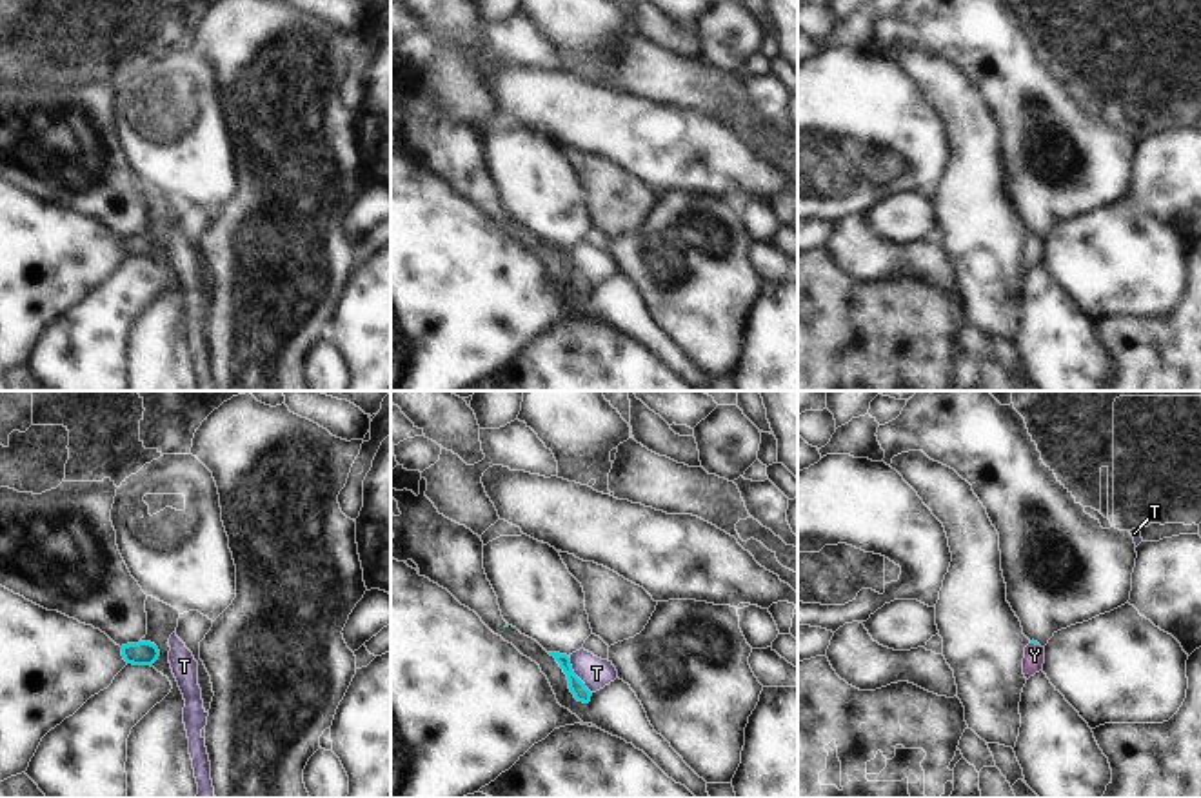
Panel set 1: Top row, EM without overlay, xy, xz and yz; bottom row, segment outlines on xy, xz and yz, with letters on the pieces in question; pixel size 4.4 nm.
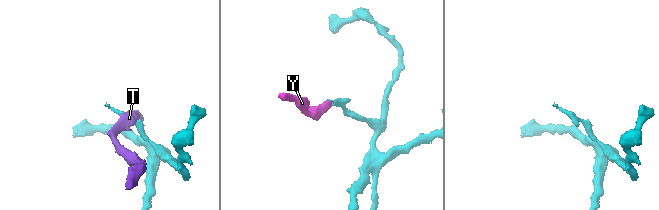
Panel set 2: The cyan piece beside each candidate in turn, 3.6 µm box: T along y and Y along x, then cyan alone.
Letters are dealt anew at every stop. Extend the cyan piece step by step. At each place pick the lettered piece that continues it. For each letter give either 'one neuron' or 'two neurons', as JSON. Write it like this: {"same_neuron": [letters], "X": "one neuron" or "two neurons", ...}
{"same_neuron": ["Y"], "T": "two neurons", "Y": "one neuron"}

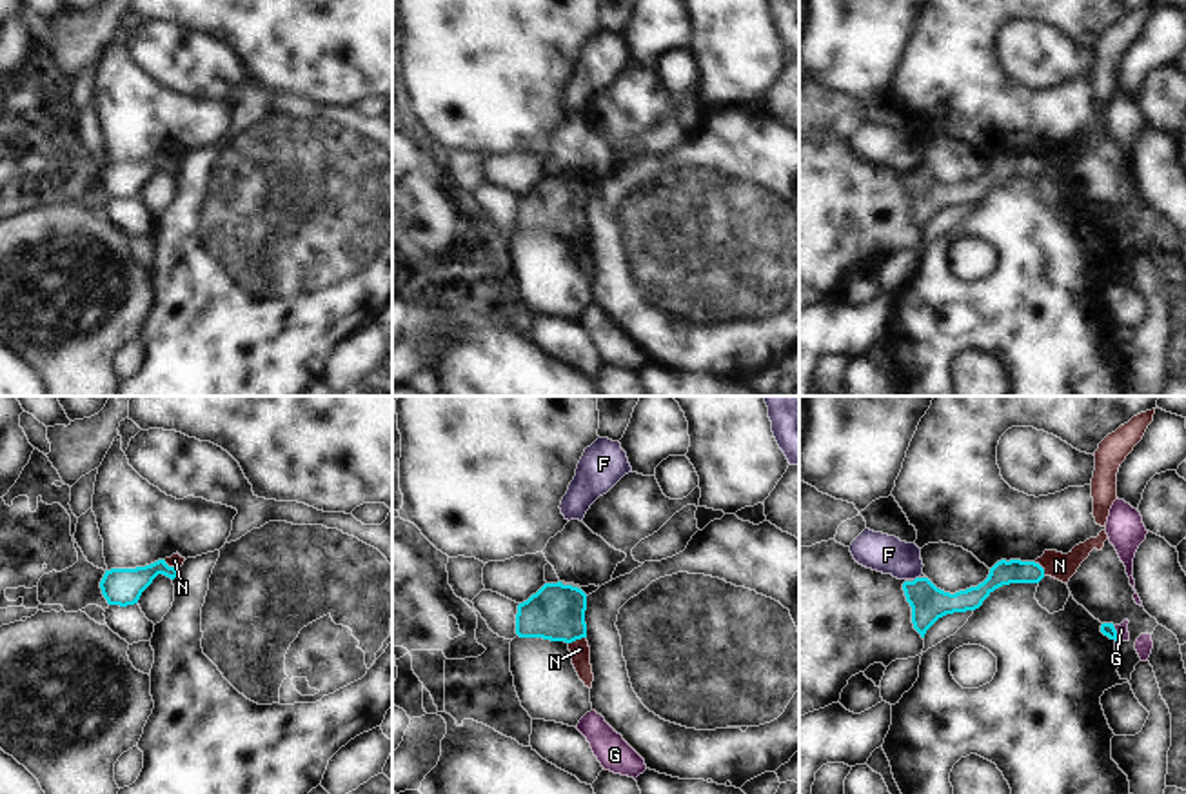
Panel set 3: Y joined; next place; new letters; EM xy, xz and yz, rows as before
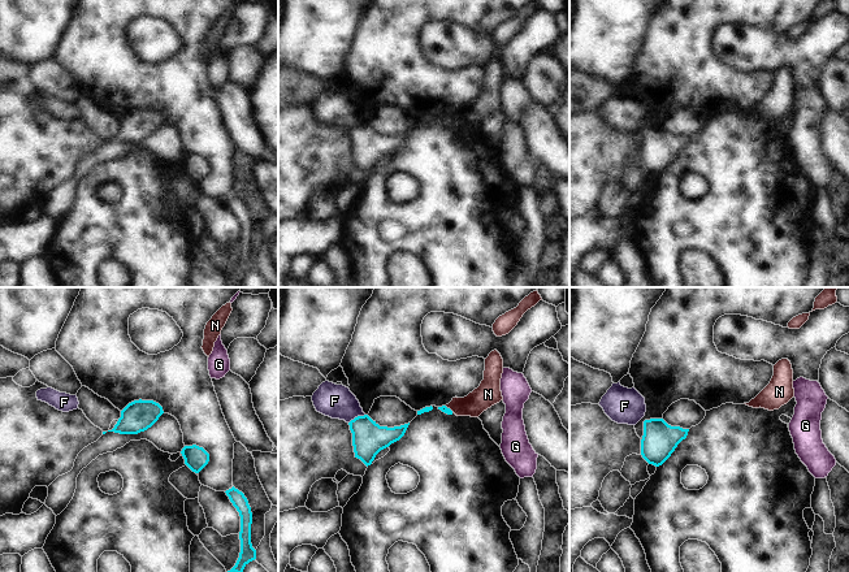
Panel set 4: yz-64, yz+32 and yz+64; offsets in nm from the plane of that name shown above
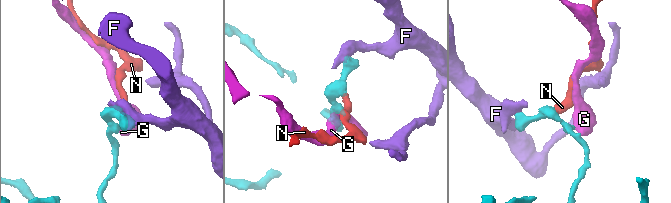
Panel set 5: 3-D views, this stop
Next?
{"same_neuron": [], "F": "two neurons", "G": "two neurons", "N": "two neurons"}

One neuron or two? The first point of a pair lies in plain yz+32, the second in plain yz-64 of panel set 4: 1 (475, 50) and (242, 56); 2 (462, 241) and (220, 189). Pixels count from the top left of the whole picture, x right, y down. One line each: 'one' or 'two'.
1: two
2: two

